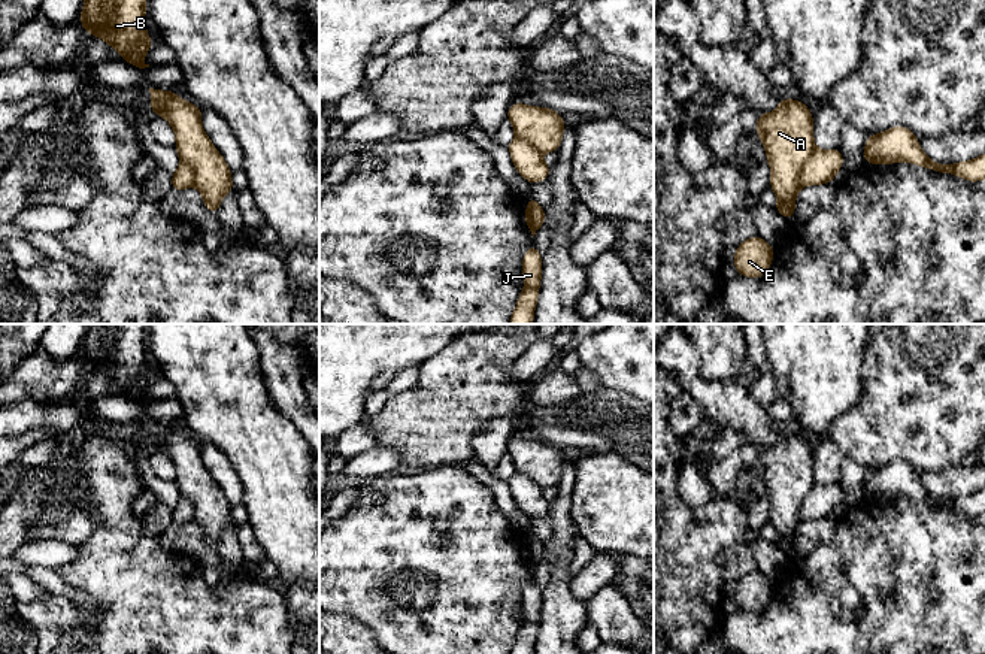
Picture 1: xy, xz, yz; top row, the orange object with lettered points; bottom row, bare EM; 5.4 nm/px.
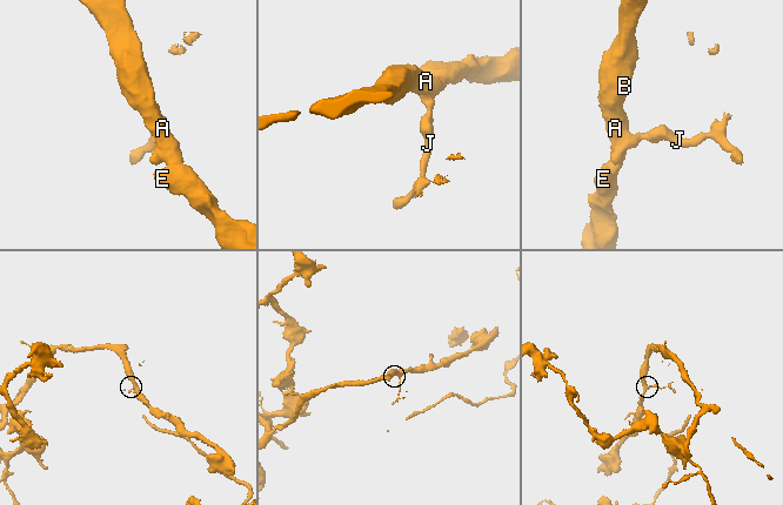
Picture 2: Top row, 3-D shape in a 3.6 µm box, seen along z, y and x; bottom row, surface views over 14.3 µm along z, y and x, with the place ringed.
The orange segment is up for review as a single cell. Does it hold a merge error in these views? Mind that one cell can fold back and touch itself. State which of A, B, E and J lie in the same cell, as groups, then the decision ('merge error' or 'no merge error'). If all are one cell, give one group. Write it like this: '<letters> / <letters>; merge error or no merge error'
A B E / J; merge error

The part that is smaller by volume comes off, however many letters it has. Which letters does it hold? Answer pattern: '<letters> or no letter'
J

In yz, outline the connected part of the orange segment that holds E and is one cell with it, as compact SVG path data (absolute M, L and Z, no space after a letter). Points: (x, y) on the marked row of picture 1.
M754 236L742 242L736 248L733 258L734 267L740 276L761 278L770 269L773 260L773 248L760 236Z

